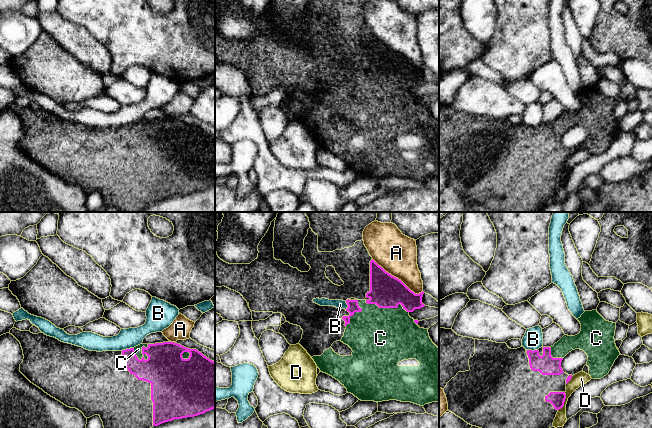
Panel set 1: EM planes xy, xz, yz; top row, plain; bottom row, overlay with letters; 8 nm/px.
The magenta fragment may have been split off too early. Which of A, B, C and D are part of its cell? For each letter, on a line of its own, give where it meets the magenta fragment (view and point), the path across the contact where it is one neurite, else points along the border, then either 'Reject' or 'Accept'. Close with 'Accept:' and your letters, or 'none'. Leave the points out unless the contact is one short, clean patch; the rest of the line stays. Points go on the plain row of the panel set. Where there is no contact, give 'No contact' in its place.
A: Touches magenta at xz (397, 54). Reject
B: Touches magenta at xy (127, 125). Boundary: xy (133, 123), (121, 126). Reject
C: Touches magenta at xz (386, 83). Accept
D: Touches magenta at yz (564, 177). Boundary: yz (565, 168), (564, 180), (558, 186). Reject
Accept: C

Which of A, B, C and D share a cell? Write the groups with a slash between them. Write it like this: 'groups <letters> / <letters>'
groups A / B / C / D

